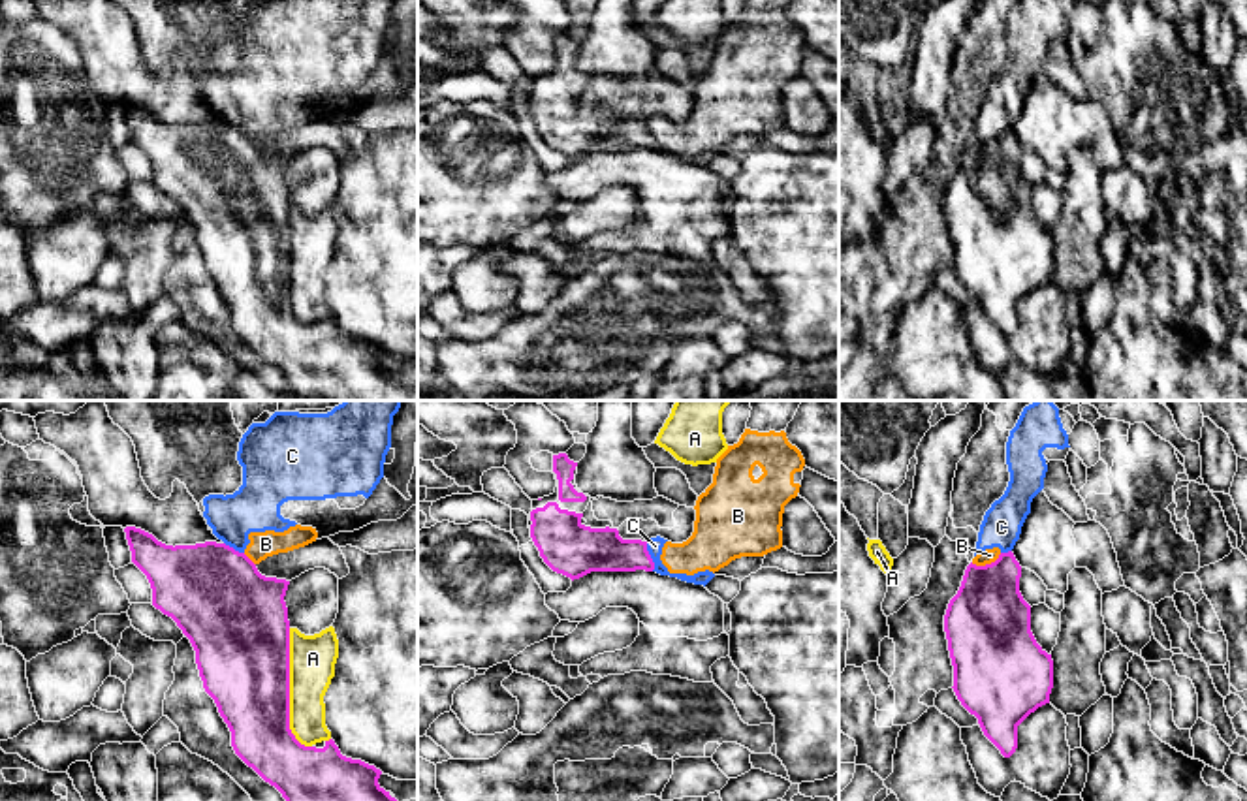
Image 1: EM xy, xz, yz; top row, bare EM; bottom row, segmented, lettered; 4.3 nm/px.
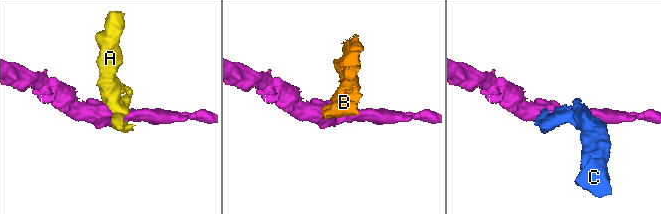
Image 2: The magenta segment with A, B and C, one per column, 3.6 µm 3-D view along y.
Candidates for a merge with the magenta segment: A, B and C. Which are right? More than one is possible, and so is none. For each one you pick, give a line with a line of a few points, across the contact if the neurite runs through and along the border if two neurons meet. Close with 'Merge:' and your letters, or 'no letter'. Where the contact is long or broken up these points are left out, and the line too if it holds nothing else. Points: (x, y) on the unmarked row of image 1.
Merge: no letter

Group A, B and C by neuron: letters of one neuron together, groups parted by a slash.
A / B C

